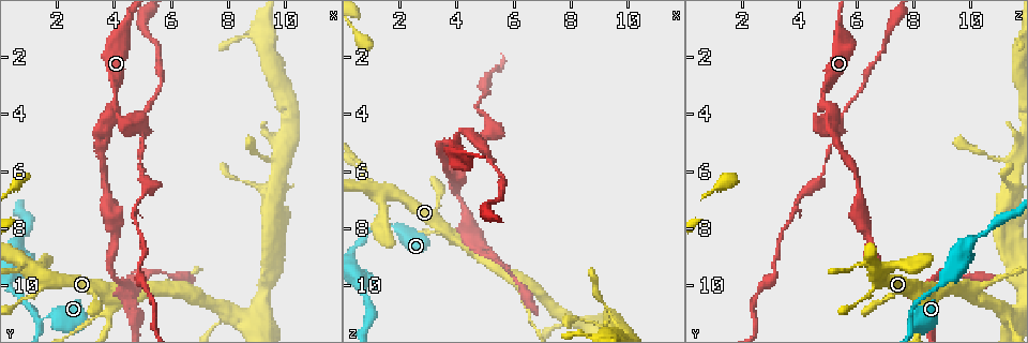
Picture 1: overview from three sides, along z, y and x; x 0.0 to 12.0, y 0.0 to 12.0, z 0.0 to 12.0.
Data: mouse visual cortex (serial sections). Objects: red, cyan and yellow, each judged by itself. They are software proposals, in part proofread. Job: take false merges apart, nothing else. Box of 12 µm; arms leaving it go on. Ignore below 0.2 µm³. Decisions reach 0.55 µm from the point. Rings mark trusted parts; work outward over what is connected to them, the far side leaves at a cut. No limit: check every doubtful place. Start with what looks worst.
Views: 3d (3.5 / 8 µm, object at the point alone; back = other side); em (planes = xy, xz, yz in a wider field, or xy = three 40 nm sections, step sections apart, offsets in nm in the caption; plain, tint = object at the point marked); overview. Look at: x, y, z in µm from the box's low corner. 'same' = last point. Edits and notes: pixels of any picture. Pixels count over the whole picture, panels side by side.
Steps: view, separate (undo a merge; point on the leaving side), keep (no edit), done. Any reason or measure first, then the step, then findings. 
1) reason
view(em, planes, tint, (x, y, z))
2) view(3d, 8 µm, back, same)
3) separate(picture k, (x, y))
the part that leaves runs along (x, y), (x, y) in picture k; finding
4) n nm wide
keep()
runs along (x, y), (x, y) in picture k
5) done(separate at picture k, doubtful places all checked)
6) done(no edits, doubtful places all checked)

sharp bend
view(3d, 3.5 µm, (4.0, 3.6, 4.8))

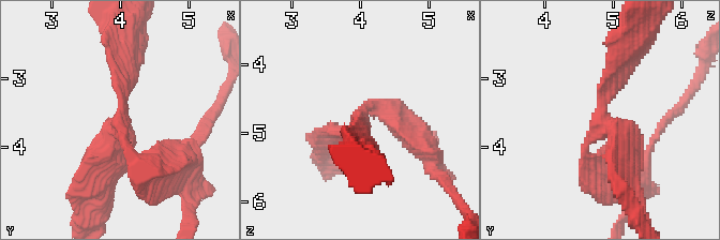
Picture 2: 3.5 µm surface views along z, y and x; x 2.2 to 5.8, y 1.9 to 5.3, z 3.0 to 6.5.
3 arms; arms of 150, 200, 300 nm; need the tissue
view(em, xy, step 1, tint, (4.00, 3.65, 4.85))

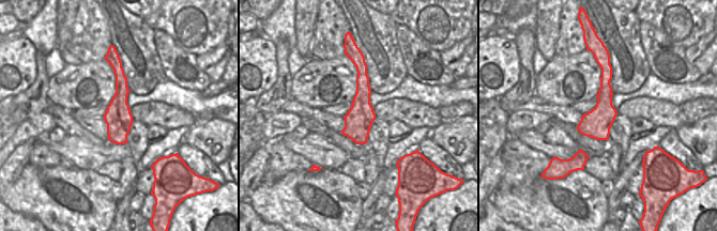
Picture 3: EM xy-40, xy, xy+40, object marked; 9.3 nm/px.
keep()
continuous, no second cell

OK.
branch point
view(3d, 3.5 µm, (1.5, 11.2, 8.0))

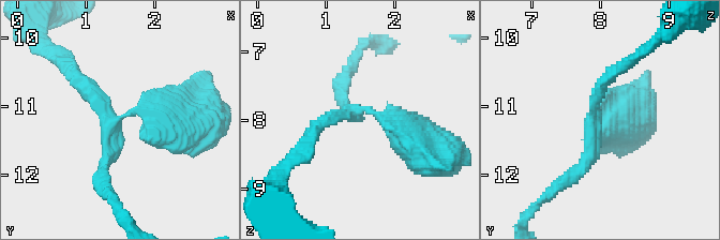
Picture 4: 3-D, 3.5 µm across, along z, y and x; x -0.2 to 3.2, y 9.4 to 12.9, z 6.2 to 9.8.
3 arms; arms of 200, 200, 500 nm
view(em, xy, step 5, tint, (1.45, 11.20, 7.90))

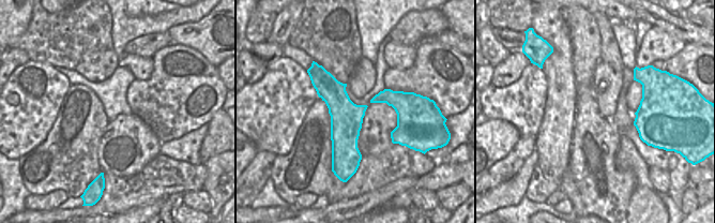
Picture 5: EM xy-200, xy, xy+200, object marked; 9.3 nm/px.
cut it another way
view(em, planes, tint, same)

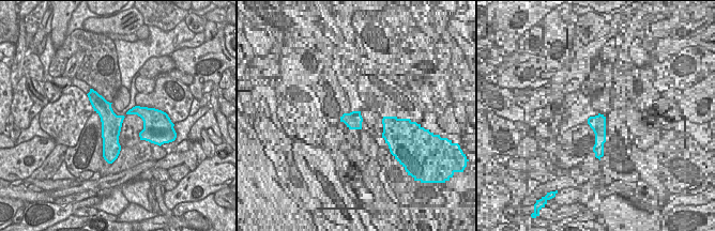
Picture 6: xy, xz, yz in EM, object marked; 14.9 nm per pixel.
keep()
one cell here

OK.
three arms meet
view(3d, 3.5 µm, (4.7, 4.3, 5.2))

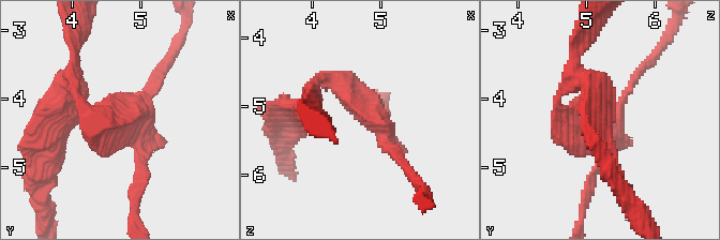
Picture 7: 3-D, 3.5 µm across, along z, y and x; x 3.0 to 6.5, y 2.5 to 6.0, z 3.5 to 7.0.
view(em, planes, plain, (4.75, 4.20, 5.15))

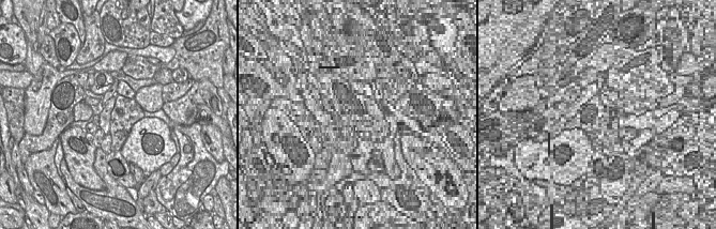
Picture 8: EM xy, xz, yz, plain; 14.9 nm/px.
with the object marked
view(em, planes, tint, same)

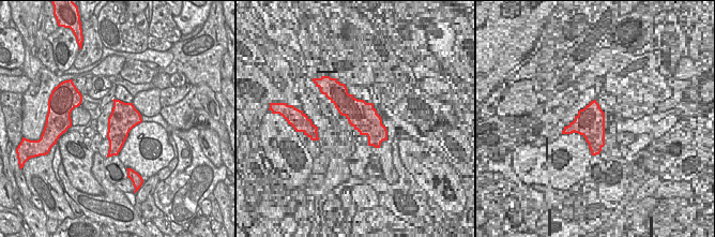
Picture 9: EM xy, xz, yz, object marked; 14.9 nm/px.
separate(picture 7, (136, 178))
the part that leaves runs along (138, 139), (145, 179), (135, 221) in picture 7; two cells meet here

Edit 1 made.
done(separate at picture 7, doubtful places all checked)

